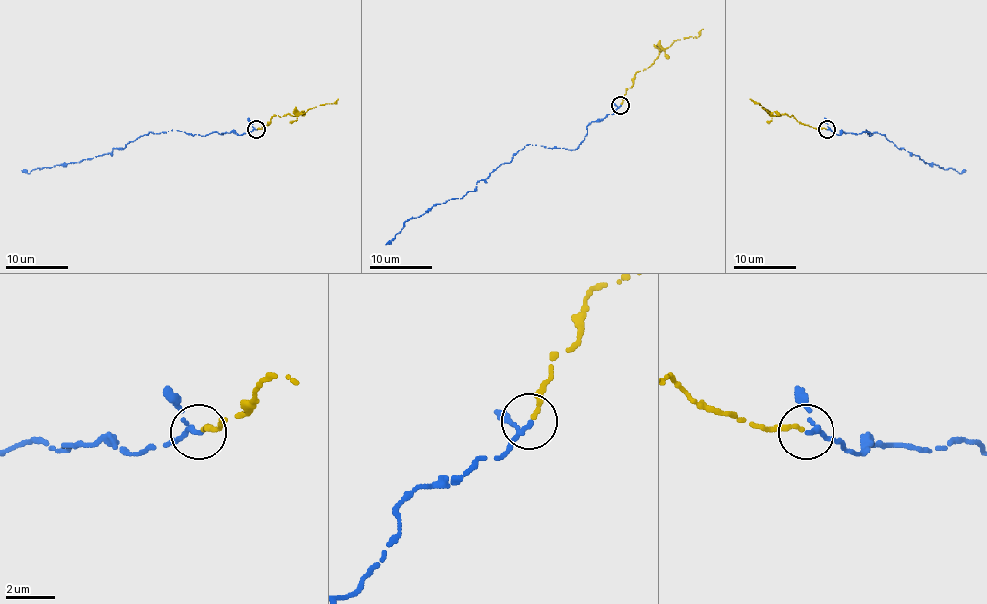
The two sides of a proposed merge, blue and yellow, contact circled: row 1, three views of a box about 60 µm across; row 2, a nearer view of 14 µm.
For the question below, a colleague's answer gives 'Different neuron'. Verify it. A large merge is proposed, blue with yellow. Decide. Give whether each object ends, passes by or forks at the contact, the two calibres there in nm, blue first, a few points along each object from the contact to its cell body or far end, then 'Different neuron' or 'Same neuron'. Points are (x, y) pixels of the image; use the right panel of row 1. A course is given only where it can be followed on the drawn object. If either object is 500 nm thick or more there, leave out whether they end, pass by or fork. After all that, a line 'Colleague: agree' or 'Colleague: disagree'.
At the ring blue passes by. At the ring yellow ends. Thickness 170 nm (blue) against 200 nm. Course of blue: (826, 130), (885, 135), (888, 141), (923, 162), (959, 173), (965, 170). Course of yellow: (826, 128), (799, 124), (793, 116), (773, 116), (750, 98). Same neuron
Colleague: disagree

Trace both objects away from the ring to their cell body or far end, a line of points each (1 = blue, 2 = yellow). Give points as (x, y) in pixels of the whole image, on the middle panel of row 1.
1: (620, 104), (591, 122), (573, 150), (528, 144), (472, 191), (434, 204), (386, 244)
2: (621, 104), (637, 72), (647, 67), (677, 39), (697, 36), (702, 29)

